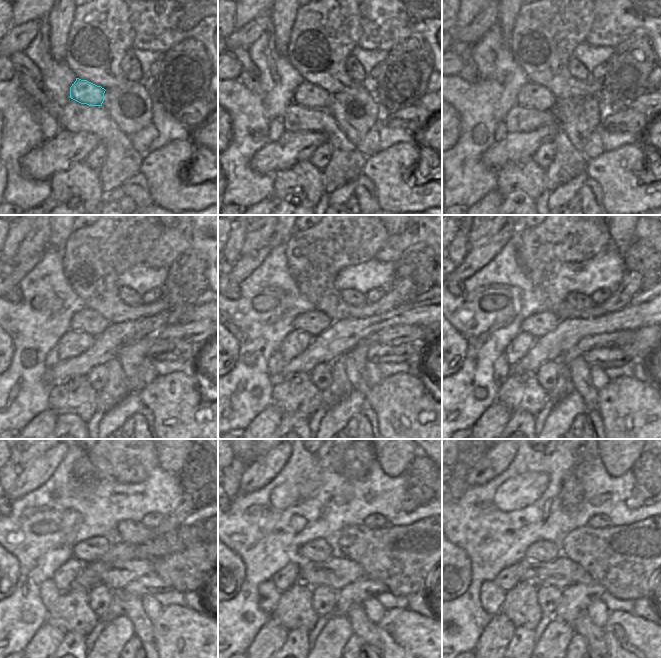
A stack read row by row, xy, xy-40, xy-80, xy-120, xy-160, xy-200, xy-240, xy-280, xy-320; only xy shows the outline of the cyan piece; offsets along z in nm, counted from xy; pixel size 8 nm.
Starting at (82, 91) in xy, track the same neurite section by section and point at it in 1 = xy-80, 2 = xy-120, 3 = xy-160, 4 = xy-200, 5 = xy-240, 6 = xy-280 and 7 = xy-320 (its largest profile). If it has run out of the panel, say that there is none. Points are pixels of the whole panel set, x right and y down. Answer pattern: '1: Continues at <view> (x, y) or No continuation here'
1: Continues at xy-80 (539, 98)
2: Continues at xy-120 (91, 322)
3: Continues at xy-160 (315, 322)
4: Continues at xy-200 (540, 324)
5: Continues at xy-240 (90, 550)
6: Continues at xy-280 (319, 550)
7: Continues at xy-320 (543, 551).

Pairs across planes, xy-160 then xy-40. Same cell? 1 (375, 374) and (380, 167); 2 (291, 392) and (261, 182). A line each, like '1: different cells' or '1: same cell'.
1: different cells
2: different cells

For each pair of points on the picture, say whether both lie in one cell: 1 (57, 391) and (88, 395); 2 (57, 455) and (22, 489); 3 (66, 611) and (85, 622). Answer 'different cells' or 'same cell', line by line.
1: same cell
2: same cell
3: same cell

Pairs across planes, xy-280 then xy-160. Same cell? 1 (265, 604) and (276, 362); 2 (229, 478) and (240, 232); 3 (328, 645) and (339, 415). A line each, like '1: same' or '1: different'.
1: same
2: same
3: same

